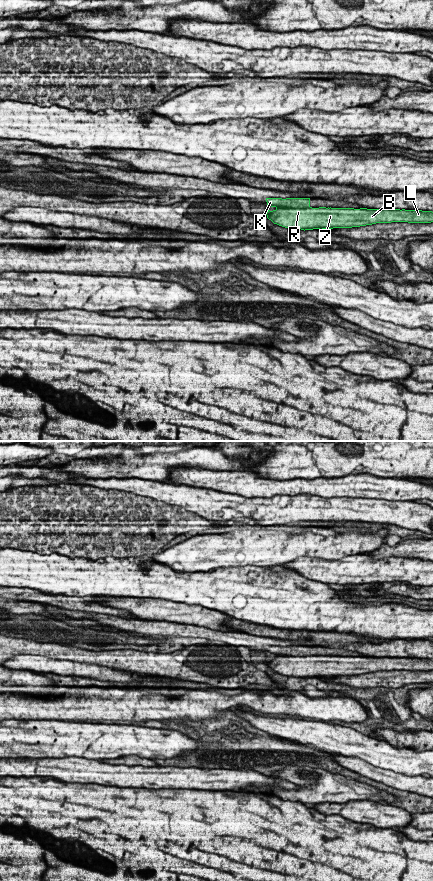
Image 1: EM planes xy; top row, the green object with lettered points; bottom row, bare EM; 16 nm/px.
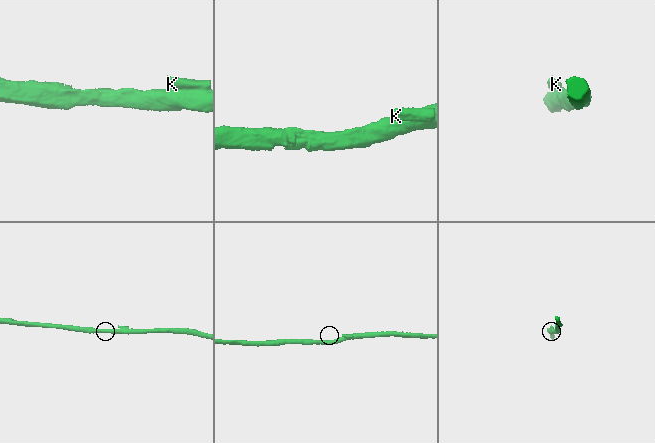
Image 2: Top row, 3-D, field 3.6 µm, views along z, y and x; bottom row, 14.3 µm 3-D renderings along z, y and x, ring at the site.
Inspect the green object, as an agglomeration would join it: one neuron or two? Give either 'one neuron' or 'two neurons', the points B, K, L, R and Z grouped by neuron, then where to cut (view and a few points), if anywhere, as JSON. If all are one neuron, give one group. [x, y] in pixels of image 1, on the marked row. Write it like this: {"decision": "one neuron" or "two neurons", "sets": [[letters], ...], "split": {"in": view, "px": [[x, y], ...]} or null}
{"decision": "two neurons", "sets": [["B", "L", "R", "Z"], ["K"]], "split": {"in": "xy", "px": [[309, 206], [276, 208]]}}

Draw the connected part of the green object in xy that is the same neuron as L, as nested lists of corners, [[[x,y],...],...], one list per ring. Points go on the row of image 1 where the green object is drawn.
[[[276,208],[266,214],[274,224],[285,228],[313,230],[352,228],[376,223],[431,223],[432,211],[367,208]]]

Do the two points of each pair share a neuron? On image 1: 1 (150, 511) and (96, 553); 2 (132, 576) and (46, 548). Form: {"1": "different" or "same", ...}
{"1": "same", "2": "different"}

